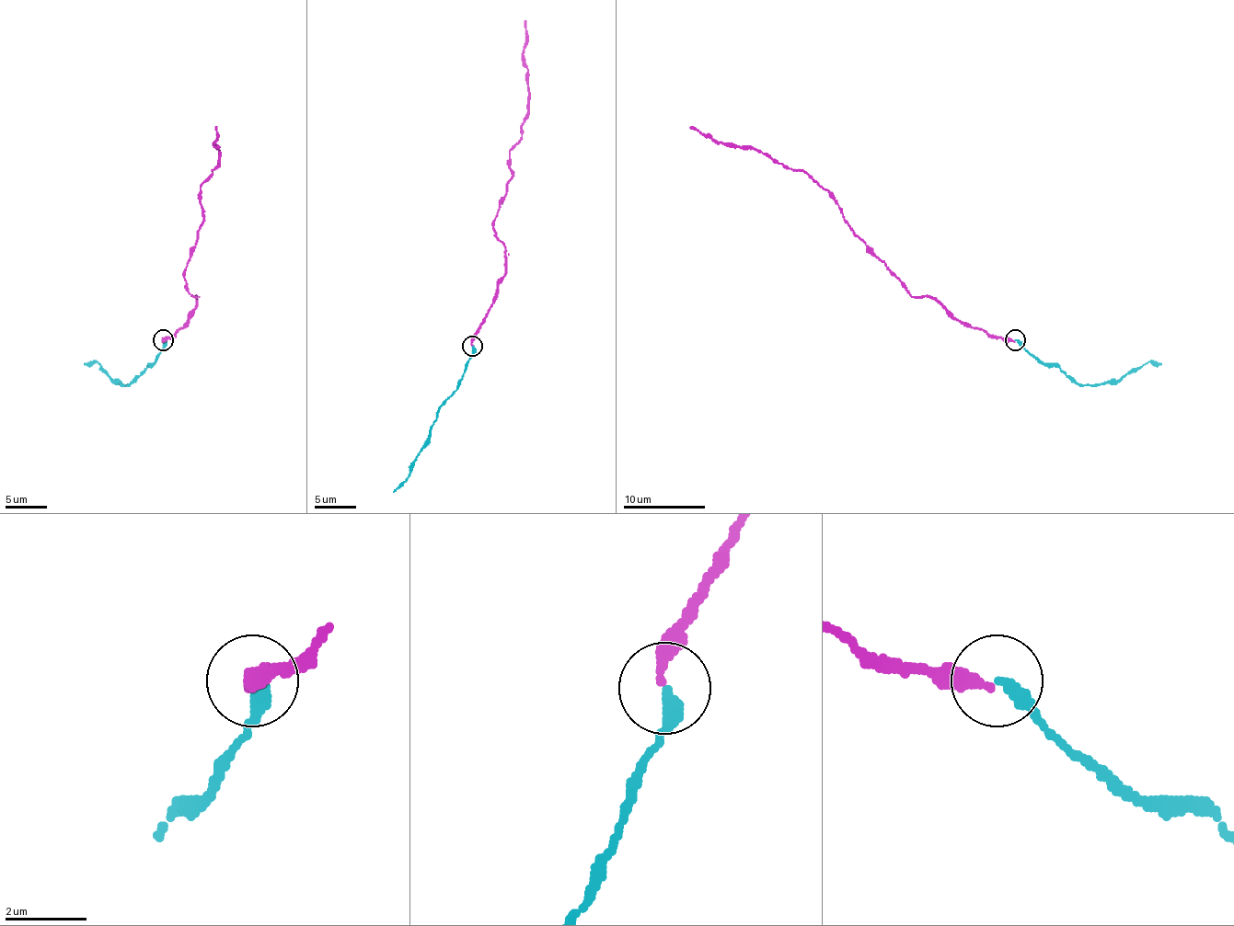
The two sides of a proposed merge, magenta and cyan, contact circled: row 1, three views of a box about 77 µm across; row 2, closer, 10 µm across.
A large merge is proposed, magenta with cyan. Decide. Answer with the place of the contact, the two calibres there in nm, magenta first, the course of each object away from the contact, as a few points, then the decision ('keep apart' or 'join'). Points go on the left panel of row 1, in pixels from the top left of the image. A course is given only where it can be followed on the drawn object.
(163, 339) | 320/320 nm | magenta via (163, 340), (183, 325), (195, 307), (183, 272), (203, 219), (200, 187), (220, 154), (213, 143), (216, 127) | cyan via (163, 340), (163, 350), (155, 363), (130, 385), (118, 383), (98, 363), (85, 365) | join

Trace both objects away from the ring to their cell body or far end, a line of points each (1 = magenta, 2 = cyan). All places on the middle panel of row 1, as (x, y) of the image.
1: (472, 346), (504, 276), (502, 243), (492, 224), (513, 175), (509, 151), (521, 136), (529, 95), (525, 21)
2: (472, 346), (472, 358), (459, 386), (439, 409), (427, 446), (416, 456), (408, 476), (394, 491)

